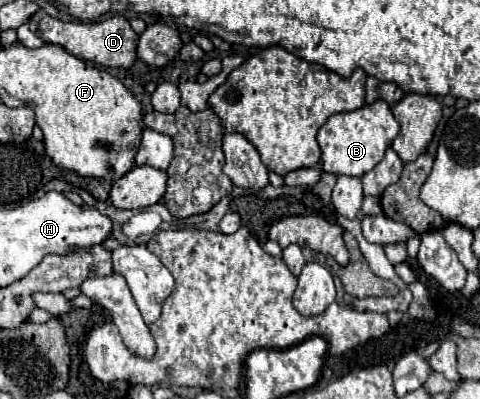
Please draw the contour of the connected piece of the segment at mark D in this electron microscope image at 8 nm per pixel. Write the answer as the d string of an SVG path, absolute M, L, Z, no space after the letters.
M43 16L39 22L39 30L37 36L49 44L59 44L63 46L67 52L71 52L73 56L87 60L87 62L95 62L101 66L111 66L111 68L131 68L137 54L137 34L133 32L133 28L129 26L125 16L113 16L101 22L63 22L51 16Z

